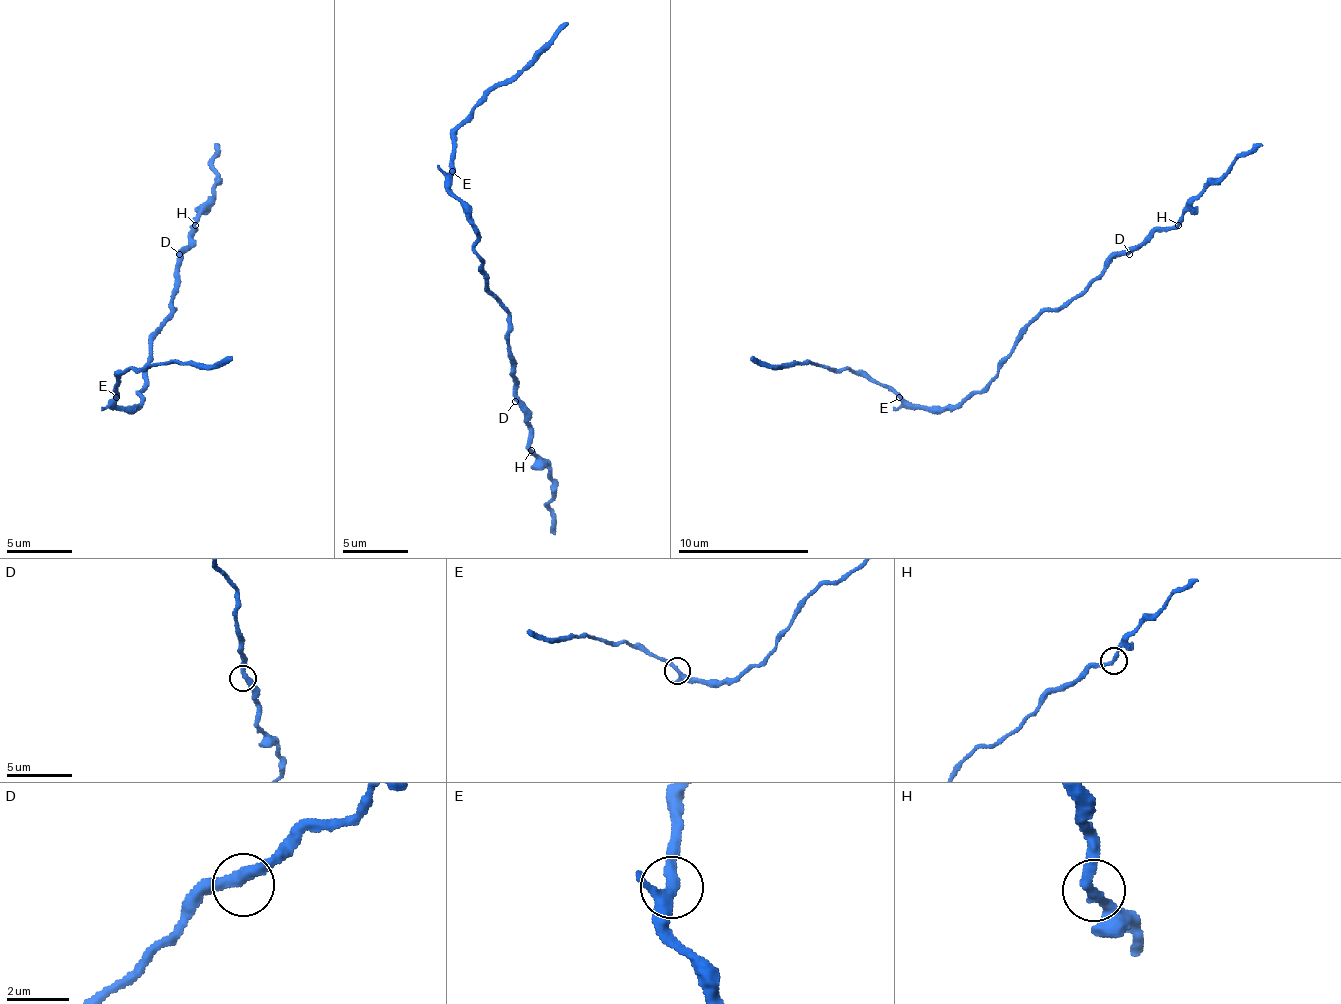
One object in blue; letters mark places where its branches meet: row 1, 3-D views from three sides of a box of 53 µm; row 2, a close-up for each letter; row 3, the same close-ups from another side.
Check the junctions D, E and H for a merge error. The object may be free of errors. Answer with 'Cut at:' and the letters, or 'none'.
Cut at: none

